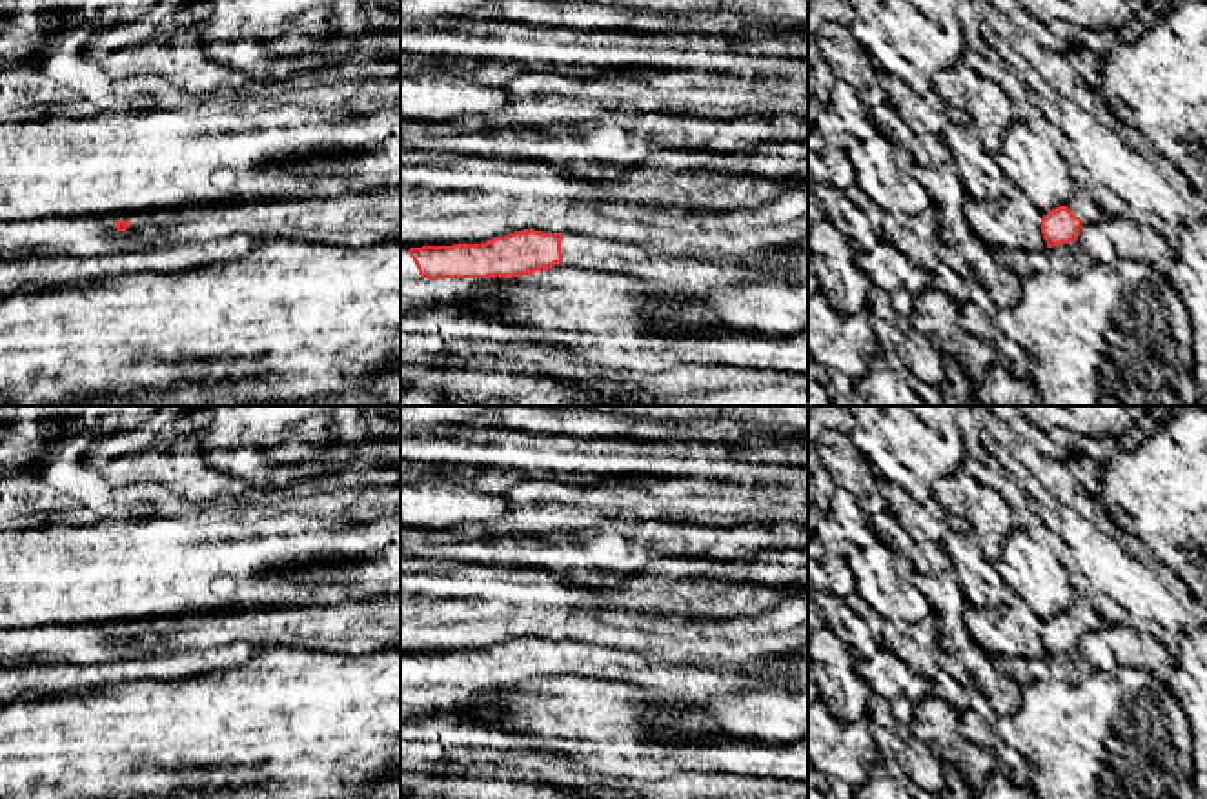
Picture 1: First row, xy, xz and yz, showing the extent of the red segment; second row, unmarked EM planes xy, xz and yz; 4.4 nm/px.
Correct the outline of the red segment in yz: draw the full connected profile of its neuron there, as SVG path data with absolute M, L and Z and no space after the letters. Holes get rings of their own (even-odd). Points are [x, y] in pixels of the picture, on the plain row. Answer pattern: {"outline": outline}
{"outline": "M1076 597L1063 613L1043 622L1041 641L1047 655L1076 650L1083 633L1101 626L1105 621L1094 606L1087 599Z"}

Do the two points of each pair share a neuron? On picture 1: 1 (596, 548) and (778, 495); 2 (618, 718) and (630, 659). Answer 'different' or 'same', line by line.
1: different
2: different

